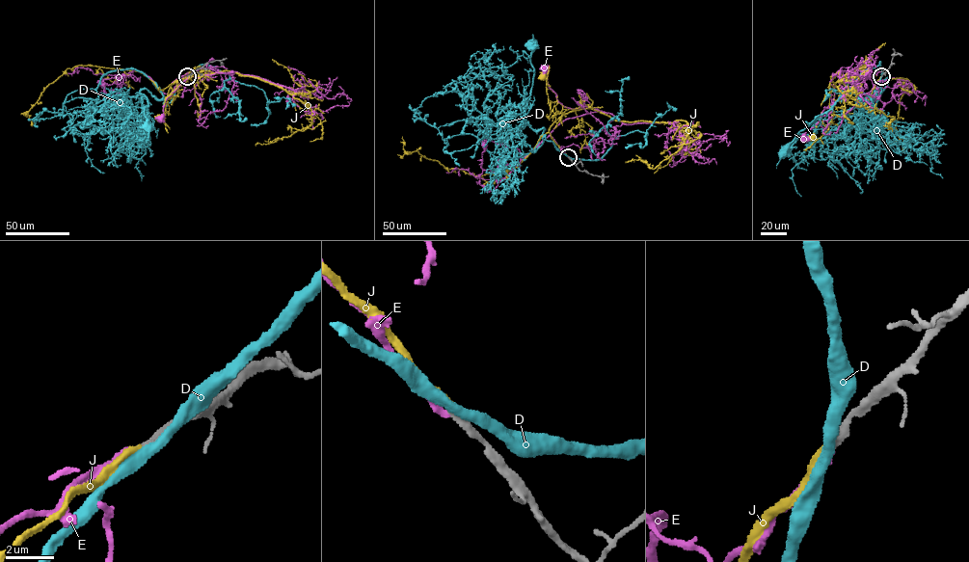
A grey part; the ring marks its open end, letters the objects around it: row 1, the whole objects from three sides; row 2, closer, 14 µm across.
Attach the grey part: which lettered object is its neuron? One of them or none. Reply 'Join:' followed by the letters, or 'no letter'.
Join: J

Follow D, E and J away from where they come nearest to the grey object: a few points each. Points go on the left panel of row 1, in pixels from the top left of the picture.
D: (187, 76), (166, 106), (152, 81), (161, 98), (146, 89), (140, 91), (148, 103), (144, 113), (148, 127)
E: (187, 76), (169, 94), (175, 80), (193, 70), (210, 68), (218, 72), (187, 78), (165, 101), (161, 119)
J: (187, 76), (169, 98), (168, 92), (173, 84), (183, 81), (168, 96), (164, 122), (159, 118)

